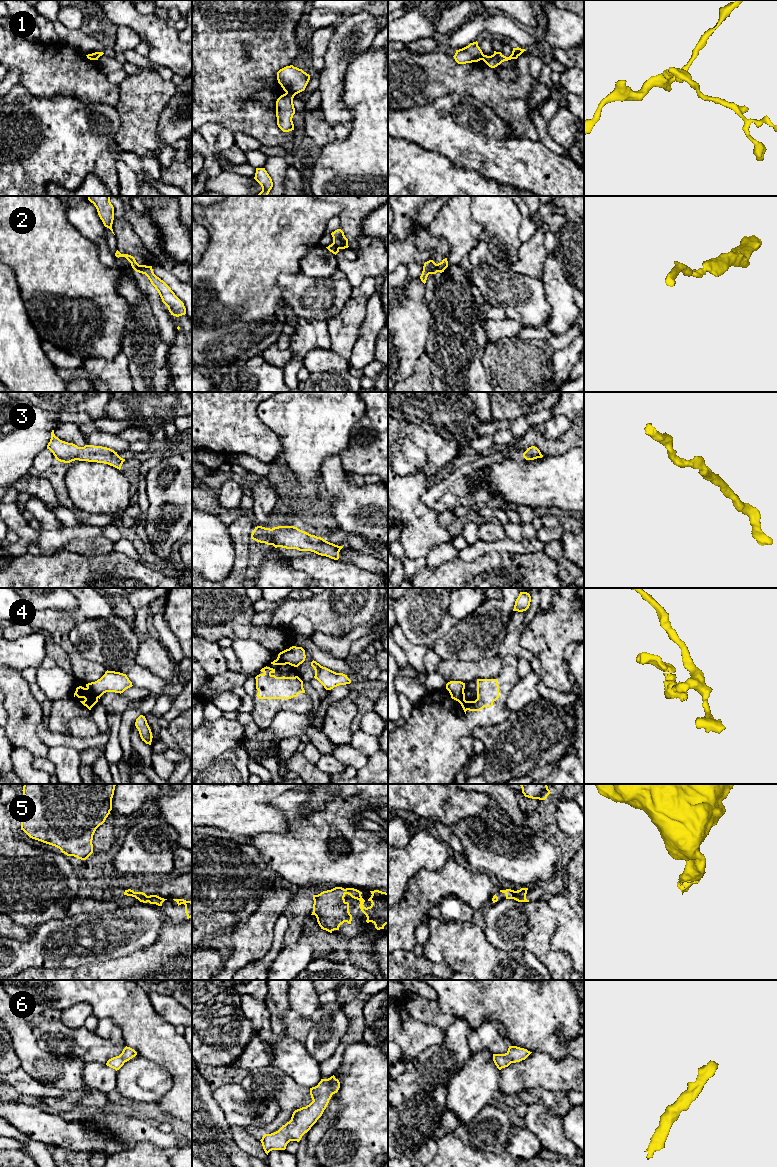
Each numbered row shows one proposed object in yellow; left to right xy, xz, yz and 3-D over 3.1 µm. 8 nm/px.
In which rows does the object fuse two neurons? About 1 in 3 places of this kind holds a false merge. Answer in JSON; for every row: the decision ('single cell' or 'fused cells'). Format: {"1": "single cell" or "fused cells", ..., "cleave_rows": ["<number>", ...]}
{"1": "fused cells", "2": "fused cells", "3": "single cell", "4": "fused cells", "5": "single cell", "6": "single cell", "cleave_rows": ["1", "2", "4"]}

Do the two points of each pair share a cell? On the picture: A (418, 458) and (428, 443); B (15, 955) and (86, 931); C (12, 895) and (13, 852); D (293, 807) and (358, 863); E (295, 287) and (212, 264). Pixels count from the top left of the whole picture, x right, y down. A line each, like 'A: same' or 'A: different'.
A: different
B: same
C: same
D: same
E: different

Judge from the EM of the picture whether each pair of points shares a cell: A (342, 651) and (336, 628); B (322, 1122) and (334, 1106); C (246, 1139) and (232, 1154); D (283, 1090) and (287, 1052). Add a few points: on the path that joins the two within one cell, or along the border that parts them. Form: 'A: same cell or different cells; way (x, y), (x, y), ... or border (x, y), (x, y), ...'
A: different cells; border (316, 629), (325, 634), (340, 638)
B: same cell; way (326, 1118), (331, 1110)
C: different cells; border (228, 1126), (233, 1141), (252, 1156)
D: different cells; border (270, 1064), (286, 1073), (297, 1083), (305, 1086)

